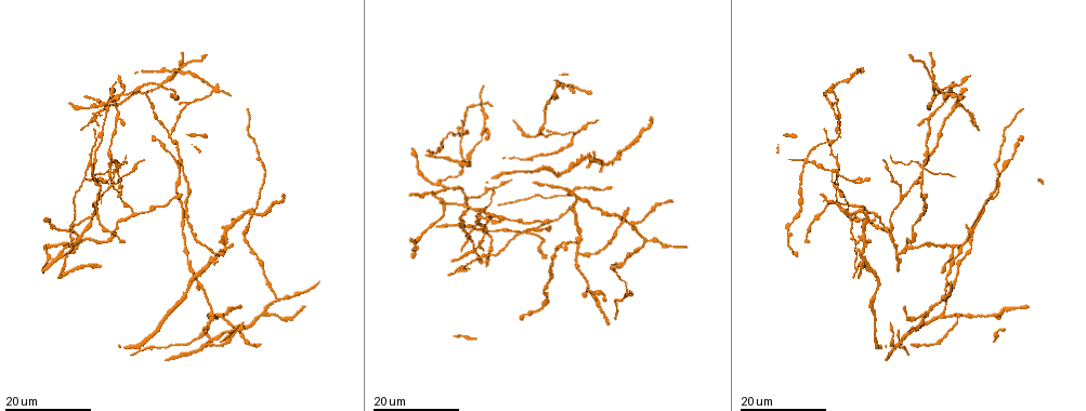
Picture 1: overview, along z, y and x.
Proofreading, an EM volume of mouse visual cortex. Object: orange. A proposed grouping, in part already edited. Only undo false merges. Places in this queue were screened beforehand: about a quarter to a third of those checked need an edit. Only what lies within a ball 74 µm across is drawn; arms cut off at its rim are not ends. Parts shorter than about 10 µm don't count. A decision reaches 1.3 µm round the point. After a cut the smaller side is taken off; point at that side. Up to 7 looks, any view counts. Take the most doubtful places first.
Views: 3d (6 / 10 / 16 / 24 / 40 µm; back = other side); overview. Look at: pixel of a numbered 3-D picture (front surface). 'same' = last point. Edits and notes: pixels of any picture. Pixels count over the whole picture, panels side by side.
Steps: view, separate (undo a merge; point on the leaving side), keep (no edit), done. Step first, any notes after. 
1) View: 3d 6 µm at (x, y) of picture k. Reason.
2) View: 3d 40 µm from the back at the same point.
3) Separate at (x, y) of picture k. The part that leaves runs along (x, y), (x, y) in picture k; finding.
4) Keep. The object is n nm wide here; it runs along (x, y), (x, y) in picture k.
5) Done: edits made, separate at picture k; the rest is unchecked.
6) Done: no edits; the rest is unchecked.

View: 3d 16 µm at (885, 230) of picture 1. Looks like a crossing.

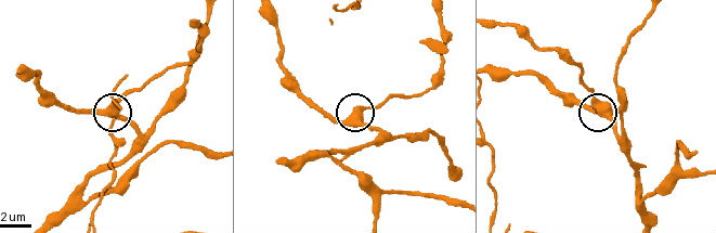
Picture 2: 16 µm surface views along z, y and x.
View: 3d 6 µm at (351, 116) of picture 2.

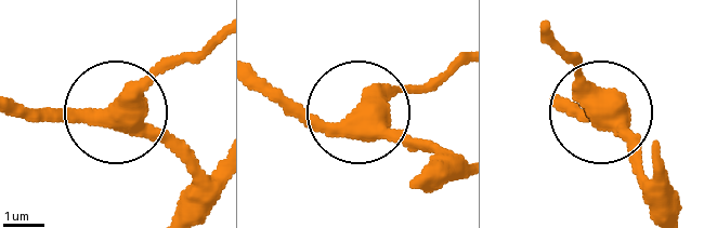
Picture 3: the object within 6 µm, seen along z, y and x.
Keep. The side arm is 12 µm long; it runs along (412, 174), (433, 153), (412, 139), (271, 102) in picture 3; all the same neuron.

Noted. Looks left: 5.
View: 3d 16 µm at (836, 135) of picture 1. A fork.

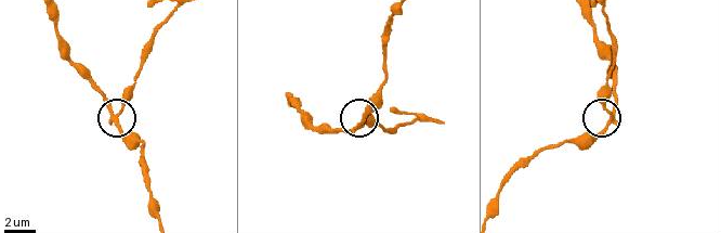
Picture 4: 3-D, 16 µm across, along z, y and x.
View: 3d 10 µm at (117, 119) of picture 4.

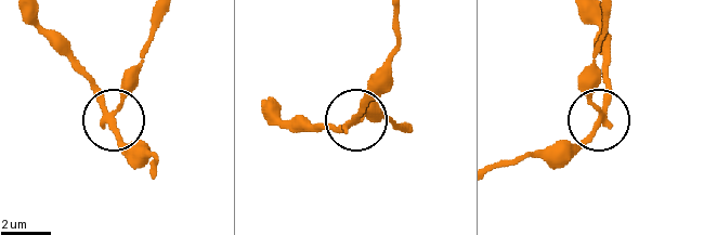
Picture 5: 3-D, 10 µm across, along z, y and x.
Keep. The side arm is 42 µm long; 3 arms meet here; continuous, no second neuron.

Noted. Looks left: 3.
View: 3d 24 µm at (461, 131) of picture 1. Three arms meet.

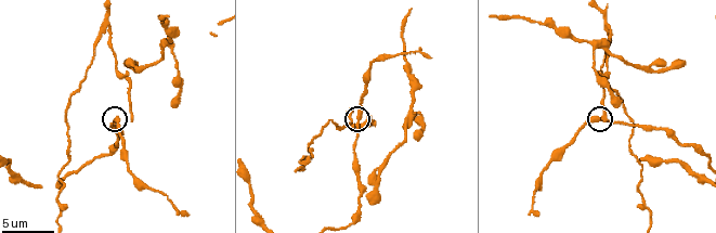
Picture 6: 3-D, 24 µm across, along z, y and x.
View: 3d 6 µm at (600, 119) of picture 6. Zoom in.

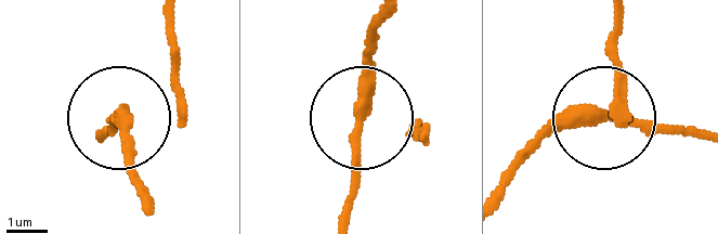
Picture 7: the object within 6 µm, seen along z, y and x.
Keep. 3 arms meet here; one neuron here.

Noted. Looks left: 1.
Done: no edits; the rest is unchecked.

